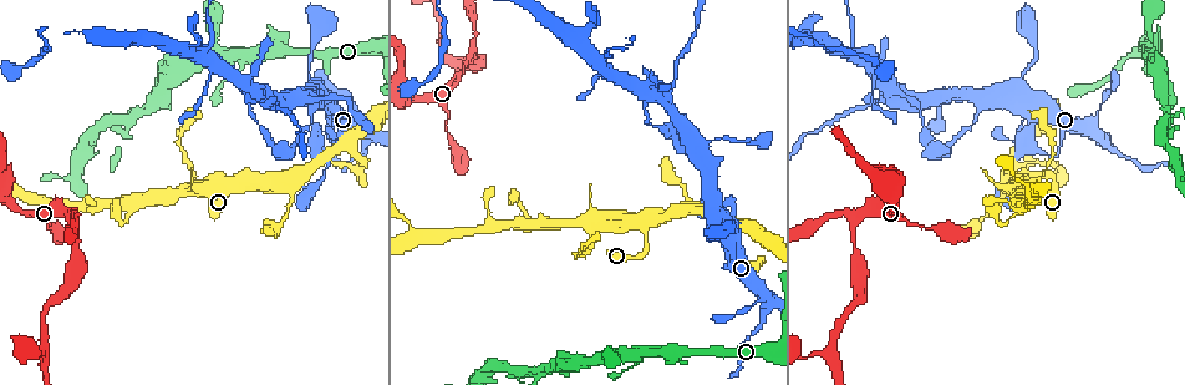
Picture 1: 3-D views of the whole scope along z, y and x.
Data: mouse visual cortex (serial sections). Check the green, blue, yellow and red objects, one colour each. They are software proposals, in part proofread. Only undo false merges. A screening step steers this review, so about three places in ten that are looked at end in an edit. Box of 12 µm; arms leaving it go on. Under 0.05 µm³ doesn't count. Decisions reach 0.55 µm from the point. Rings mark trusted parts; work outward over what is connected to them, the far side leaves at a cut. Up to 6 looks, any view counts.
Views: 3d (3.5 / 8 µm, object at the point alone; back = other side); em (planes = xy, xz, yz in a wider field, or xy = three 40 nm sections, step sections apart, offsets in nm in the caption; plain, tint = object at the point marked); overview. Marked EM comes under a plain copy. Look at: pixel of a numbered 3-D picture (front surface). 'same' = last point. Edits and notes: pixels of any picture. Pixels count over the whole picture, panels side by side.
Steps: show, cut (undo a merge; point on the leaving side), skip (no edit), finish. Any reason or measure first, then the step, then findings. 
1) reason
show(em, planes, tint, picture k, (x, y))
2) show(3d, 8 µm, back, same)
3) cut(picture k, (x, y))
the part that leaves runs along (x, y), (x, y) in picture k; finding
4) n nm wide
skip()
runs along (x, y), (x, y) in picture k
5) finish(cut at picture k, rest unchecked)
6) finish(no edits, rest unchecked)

branch point
show(3d, 3.5 µm, picture 1, (195, 187))

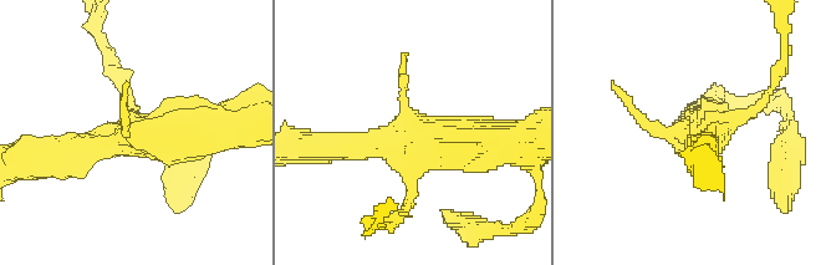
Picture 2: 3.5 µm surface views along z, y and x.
show(em, xy, step 1, tint, picture 2, (412, 150))

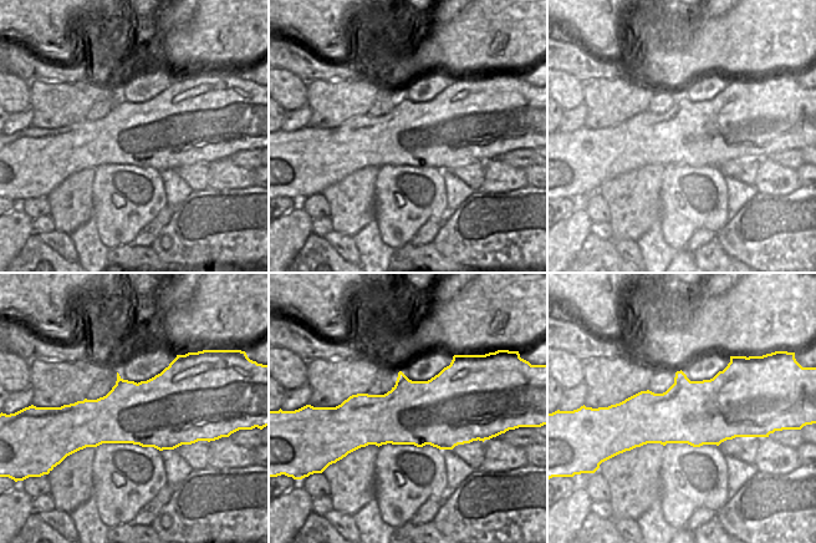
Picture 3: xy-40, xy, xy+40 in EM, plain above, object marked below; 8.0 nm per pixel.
another direction
show(em, xy, step 3, tint, same)

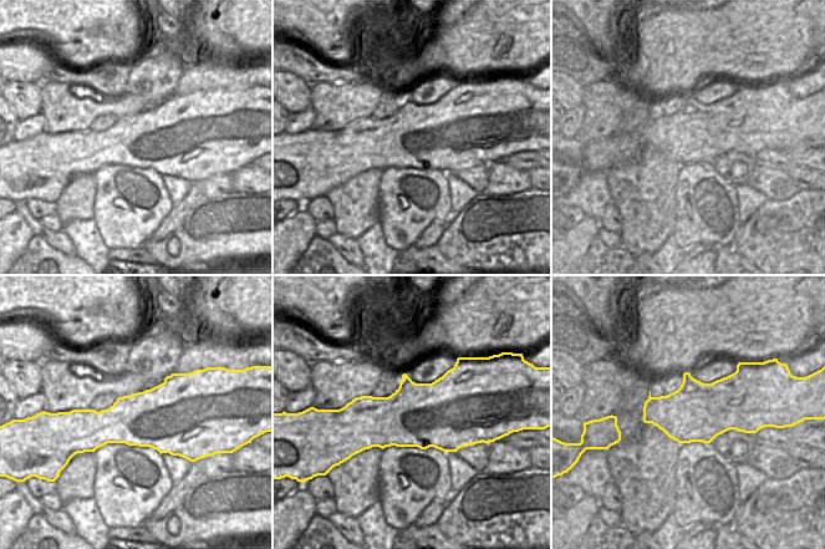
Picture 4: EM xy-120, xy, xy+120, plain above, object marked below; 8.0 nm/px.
skip()
runs along (218, 127), (76, 146), (54, 157) in picture 2; one cell here

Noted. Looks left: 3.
a fork
show(3d, 3.5 µm, picture 1, (97, 204))

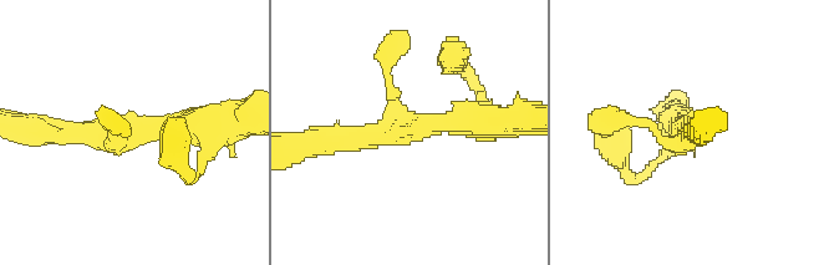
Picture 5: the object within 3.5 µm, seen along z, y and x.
skip()
runs along (488, 121), (316, 143) in picture 5; one cell here

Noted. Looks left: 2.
three arms meet
show(3d, 3.5 µm, picture 1, (858, 217))

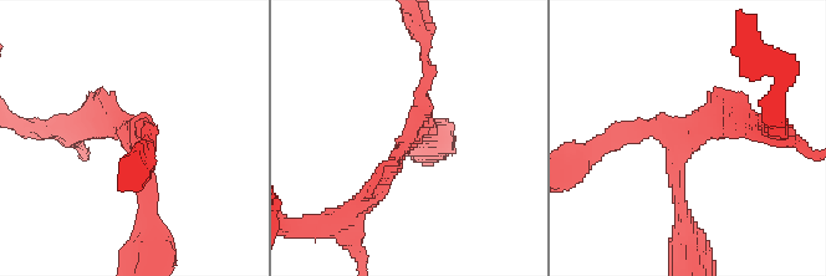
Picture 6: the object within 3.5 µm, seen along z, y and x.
show(em, xy, step 1, tint, picture 6, (132, 143))

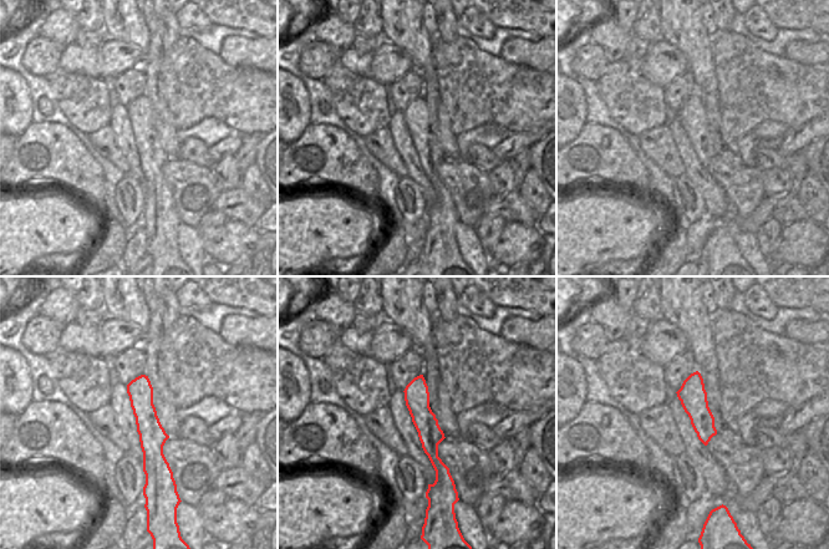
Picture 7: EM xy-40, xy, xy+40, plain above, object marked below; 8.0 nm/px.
skip()
runs along (753, 124), (708, 124), (673, 159), (683, 213) in picture 6; all the same cell

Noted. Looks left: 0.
finish(no edits, rest unchecked)

